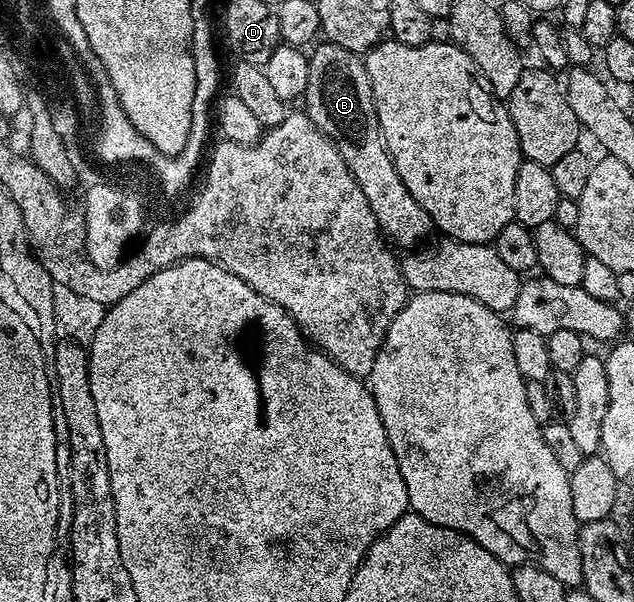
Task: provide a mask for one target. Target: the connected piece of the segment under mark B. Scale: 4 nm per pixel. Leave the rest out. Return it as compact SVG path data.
M330 42L322 43L316 43L307 57L307 117L335 143L341 158L345 158L345 166L349 166L353 178L357 178L357 186L361 186L365 198L369 198L369 206L373 206L380 232L396 249L412 249L418 240L432 232L433 225L417 198L405 190L405 182L401 182L401 174L397 174L397 166L393 166L393 158L387 153L367 65L356 53Z

